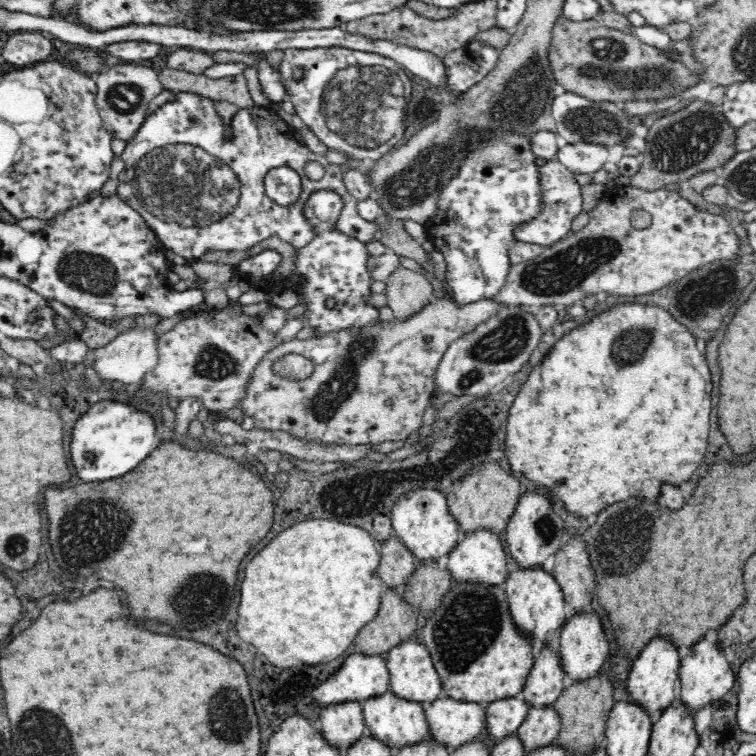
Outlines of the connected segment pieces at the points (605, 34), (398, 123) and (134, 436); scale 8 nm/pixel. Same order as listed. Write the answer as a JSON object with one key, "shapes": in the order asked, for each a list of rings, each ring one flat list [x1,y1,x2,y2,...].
{"shapes":[[[563,14,552,26,552,40,548,44,548,61,552,67,552,74,558,84,566,91,578,96,602,102,631,101,636,99,662,100,665,104,672,104,684,95,684,90,696,85,701,80,703,64,693,57,691,51,691,34,688,40,670,42,670,50,658,50,649,44,644,44,636,35,626,34,615,28,608,28,599,19,590,18,582,22,574,22]],[[342,46,288,48,280,73,296,114,330,149,377,161,402,144,411,79,395,60]],[[104,399,98,404,94,404,80,420,76,421,73,430,70,456,72,457,72,466,82,482,104,482,104,480,120,478,141,464,142,460,150,456,152,450,161,444,156,434,156,425,148,413,136,409,130,403,119,403,110,401,110,399]]]}

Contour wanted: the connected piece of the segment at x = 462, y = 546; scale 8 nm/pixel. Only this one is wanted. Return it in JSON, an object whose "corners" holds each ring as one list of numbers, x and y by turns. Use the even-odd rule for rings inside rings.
{"corners":[[482,528,476,532,466,532,464,540,458,541,454,550,448,554,447,569,454,580,491,584,492,586,504,584,509,571,506,565,506,550,504,550,498,536,498,533,492,532,489,528]]}

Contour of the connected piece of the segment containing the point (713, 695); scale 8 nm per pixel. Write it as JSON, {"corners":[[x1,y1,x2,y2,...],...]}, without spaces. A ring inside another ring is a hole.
{"corners":[[702,638,694,646,682,652,679,664,679,678,681,682,680,702,683,702,692,712,704,708,706,704,713,704,728,694,734,686,734,673,724,657,724,648,712,642,712,638]]}

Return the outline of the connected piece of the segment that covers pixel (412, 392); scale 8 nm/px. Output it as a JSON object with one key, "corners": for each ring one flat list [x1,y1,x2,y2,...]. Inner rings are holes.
{"corners":[[437,295,420,312,414,312,406,321,384,323,376,320,362,329,343,329,316,336,309,340,282,343,266,354,261,363,252,371,246,396,237,404,246,416,258,420,262,430,281,430,289,432,306,442,318,444,380,444,405,440,419,429,422,415,436,394,435,374,450,344,473,332,480,324,486,323,490,316,498,312,502,303,490,300,478,300,460,306],[286,354,300,354,314,363,314,370,304,380,284,378,273,371,273,364]]}

